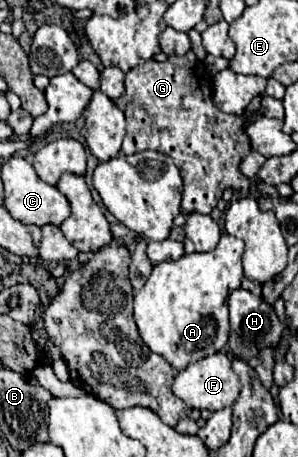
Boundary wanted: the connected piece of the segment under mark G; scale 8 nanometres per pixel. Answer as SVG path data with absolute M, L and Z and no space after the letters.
M191 50L183 56L167 58L165 62L147 60L141 66L131 68L125 74L125 94L115 104L123 110L125 120L127 120L127 136L125 136L123 148L121 148L123 154L157 150L161 154L171 156L175 166L181 170L181 174L183 174L183 202L181 202L183 214L191 214L191 212L209 214L217 206L225 188L241 190L241 188L249 186L249 178L239 172L239 164L251 152L251 142L245 134L245 128L253 120L261 118L261 112L259 110L253 112L247 122L243 122L241 116L221 112L213 104L211 76Z

